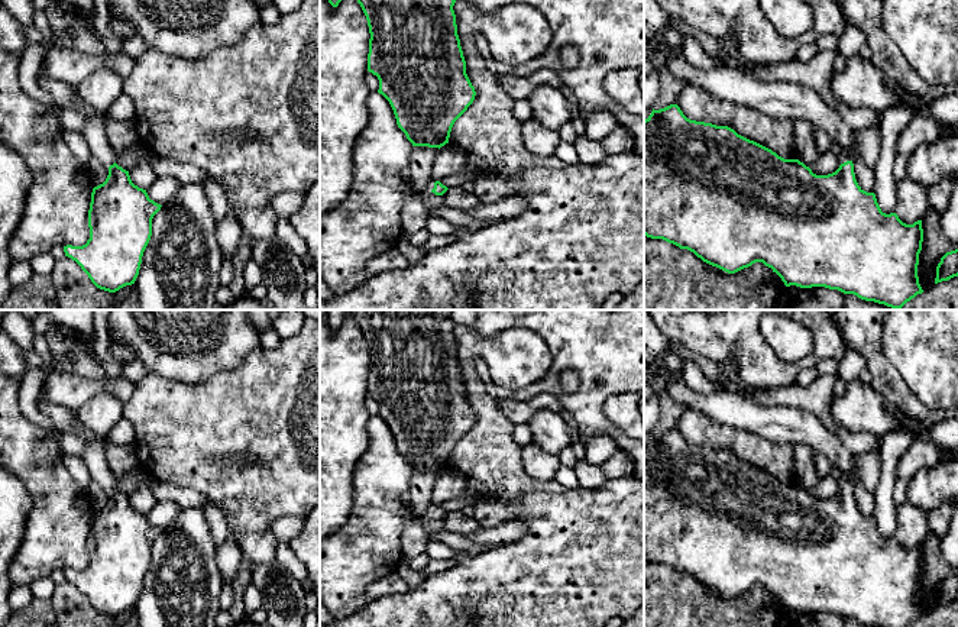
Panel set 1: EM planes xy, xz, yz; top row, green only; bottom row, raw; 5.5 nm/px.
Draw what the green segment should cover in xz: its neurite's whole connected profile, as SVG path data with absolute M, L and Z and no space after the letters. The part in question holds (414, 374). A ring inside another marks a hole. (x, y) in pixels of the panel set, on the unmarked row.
M326 310L326 321L333 332L339 330L347 316L356 321L366 340L370 358L368 395L378 401L378 417L389 426L398 452L412 471L440 474L449 468L454 446L467 434L476 420L466 398L452 310Z

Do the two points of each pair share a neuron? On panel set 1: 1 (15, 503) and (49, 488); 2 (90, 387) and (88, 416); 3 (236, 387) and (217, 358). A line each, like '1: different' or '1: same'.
1: different
2: different
3: different

